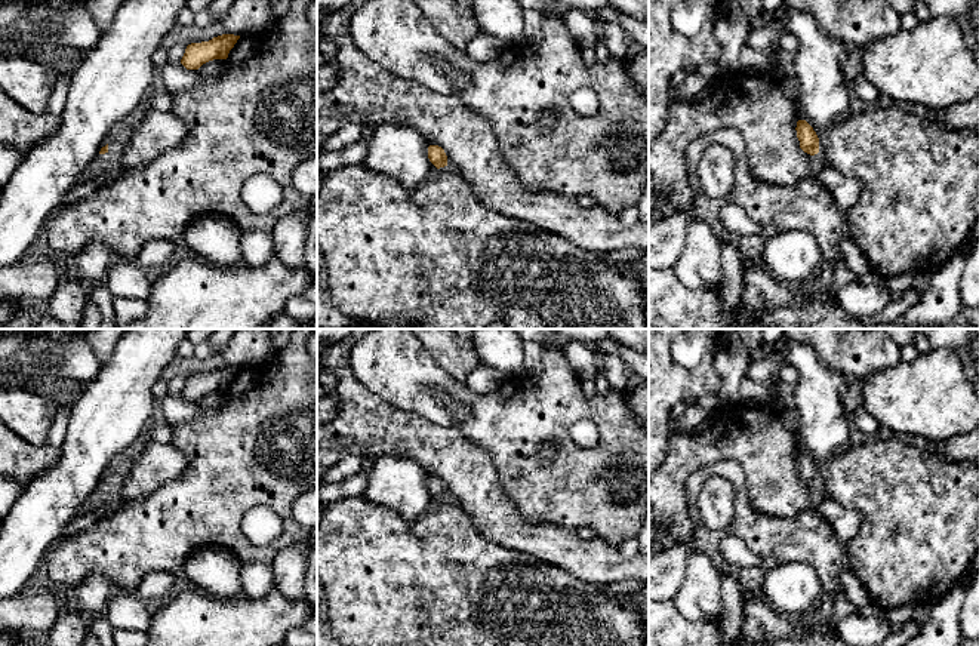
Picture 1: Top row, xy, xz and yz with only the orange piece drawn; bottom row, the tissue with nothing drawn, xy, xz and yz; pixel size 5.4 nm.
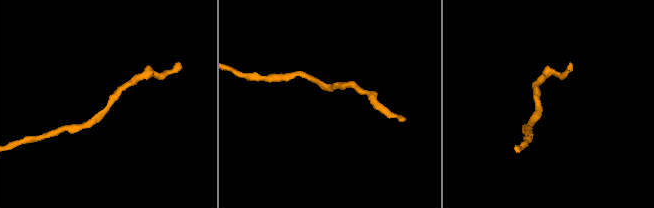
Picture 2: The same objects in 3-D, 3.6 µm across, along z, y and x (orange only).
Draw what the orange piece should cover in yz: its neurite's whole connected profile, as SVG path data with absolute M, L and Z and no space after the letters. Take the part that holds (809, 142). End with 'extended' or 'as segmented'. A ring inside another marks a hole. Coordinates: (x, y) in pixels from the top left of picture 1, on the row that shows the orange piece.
M798 120L795 130L797 130L797 138L800 141L800 148L810 156L818 154L819 138L813 130L813 127L806 120Z; as segmented

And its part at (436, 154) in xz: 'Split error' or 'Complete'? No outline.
Complete

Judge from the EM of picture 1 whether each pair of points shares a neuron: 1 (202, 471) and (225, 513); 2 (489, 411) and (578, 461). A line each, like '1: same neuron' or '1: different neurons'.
1: same neuron
2: same neuron

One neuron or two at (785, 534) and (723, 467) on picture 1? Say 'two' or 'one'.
one

